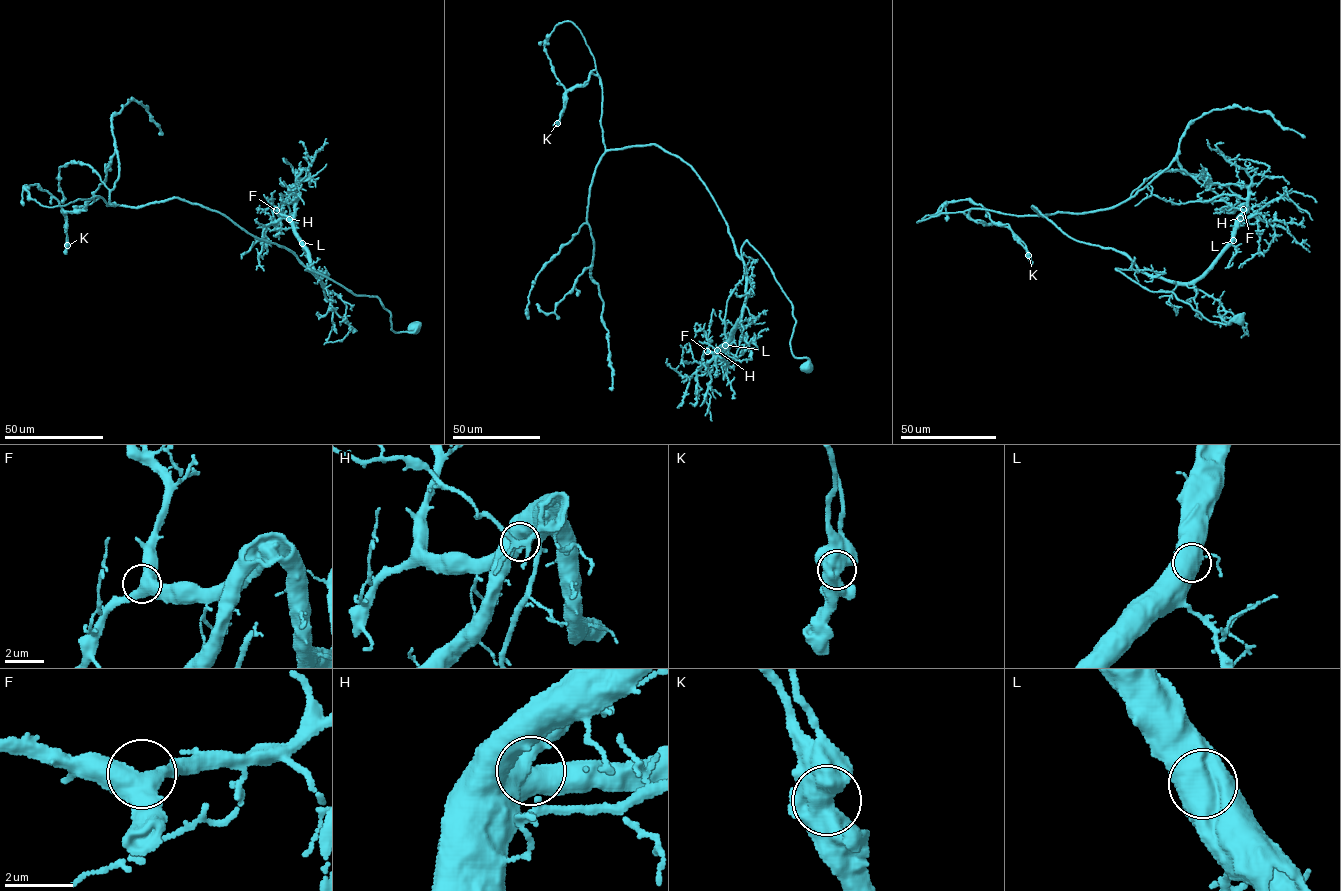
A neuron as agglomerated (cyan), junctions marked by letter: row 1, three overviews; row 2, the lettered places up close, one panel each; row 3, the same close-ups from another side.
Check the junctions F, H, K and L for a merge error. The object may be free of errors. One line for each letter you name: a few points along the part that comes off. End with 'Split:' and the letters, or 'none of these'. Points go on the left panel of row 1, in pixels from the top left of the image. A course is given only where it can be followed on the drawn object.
K: Course of the part to remove: (67, 245), (63, 213), (85, 210), (85, 203), (90, 199), (44, 206), (31, 198), (24, 188)
Split: K

